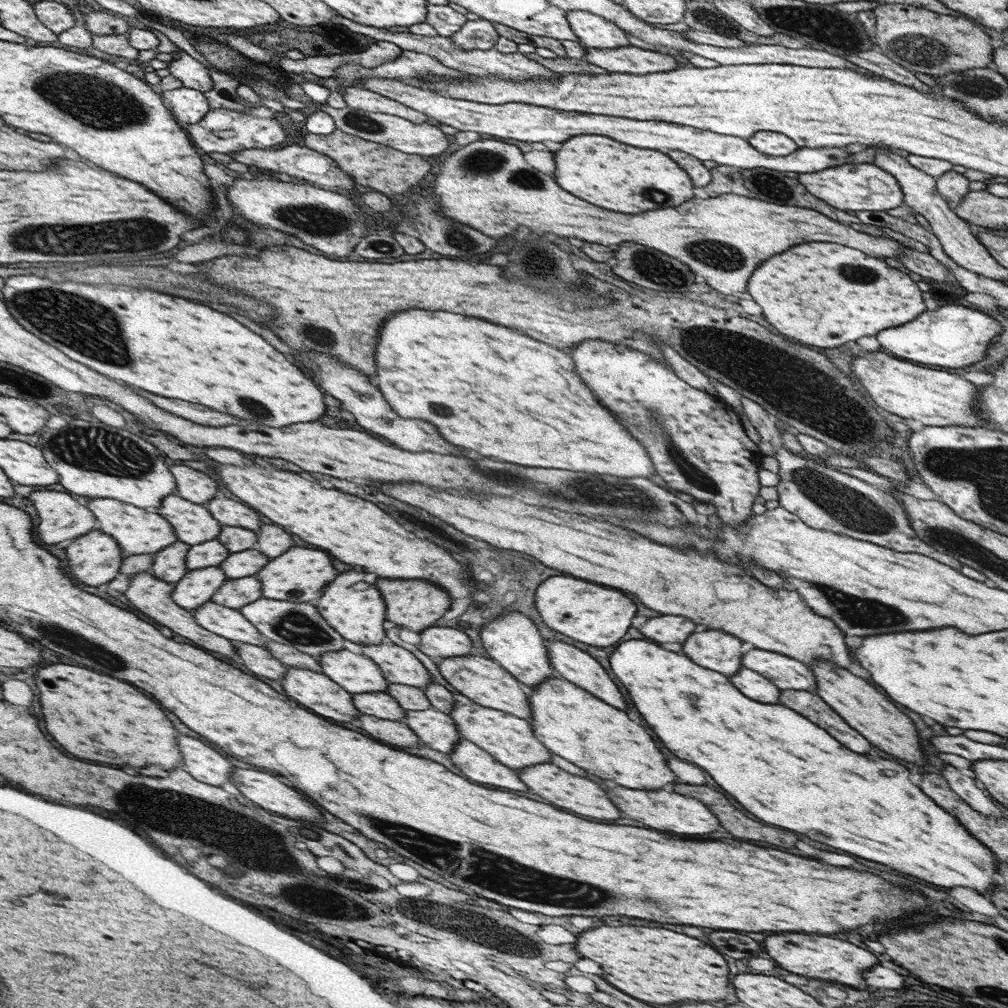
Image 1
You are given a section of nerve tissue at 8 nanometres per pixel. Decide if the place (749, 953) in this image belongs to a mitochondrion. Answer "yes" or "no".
no

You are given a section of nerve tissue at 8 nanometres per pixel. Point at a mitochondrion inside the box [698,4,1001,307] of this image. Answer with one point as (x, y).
(921, 51)

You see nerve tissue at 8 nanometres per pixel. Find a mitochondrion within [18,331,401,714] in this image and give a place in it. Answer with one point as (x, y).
(119, 456)

